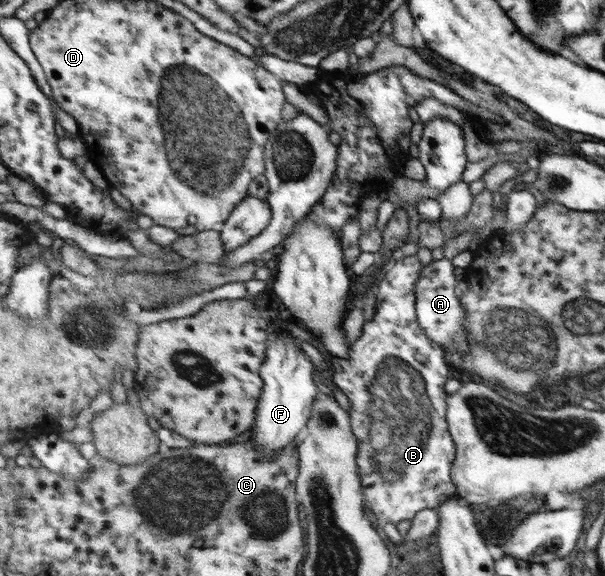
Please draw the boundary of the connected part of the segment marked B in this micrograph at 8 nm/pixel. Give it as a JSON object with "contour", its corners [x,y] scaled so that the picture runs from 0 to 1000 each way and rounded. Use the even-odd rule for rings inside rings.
{"contour":[[[688,443],[660,444],[656,451],[641,465],[640,476],[628,486],[623,505],[623,549],[610,563],[602,563],[598,582],[580,601],[580,625],[539,616],[540,634],[547,634],[552,642],[549,653],[552,667],[577,691],[580,743],[585,745],[592,764],[592,807],[595,809],[600,833],[598,852],[605,861],[605,880],[623,898],[626,911],[646,906],[656,910],[663,903],[681,905],[691,889],[699,884],[722,882],[734,868],[744,866],[757,858],[757,845],[750,839],[747,813],[755,790],[755,771],[744,752],[744,736],[739,731],[740,684],[736,677],[739,660],[742,660],[742,634],[739,635],[740,615],[726,597],[719,597],[691,556],[691,490],[698,477],[701,458]]]}

